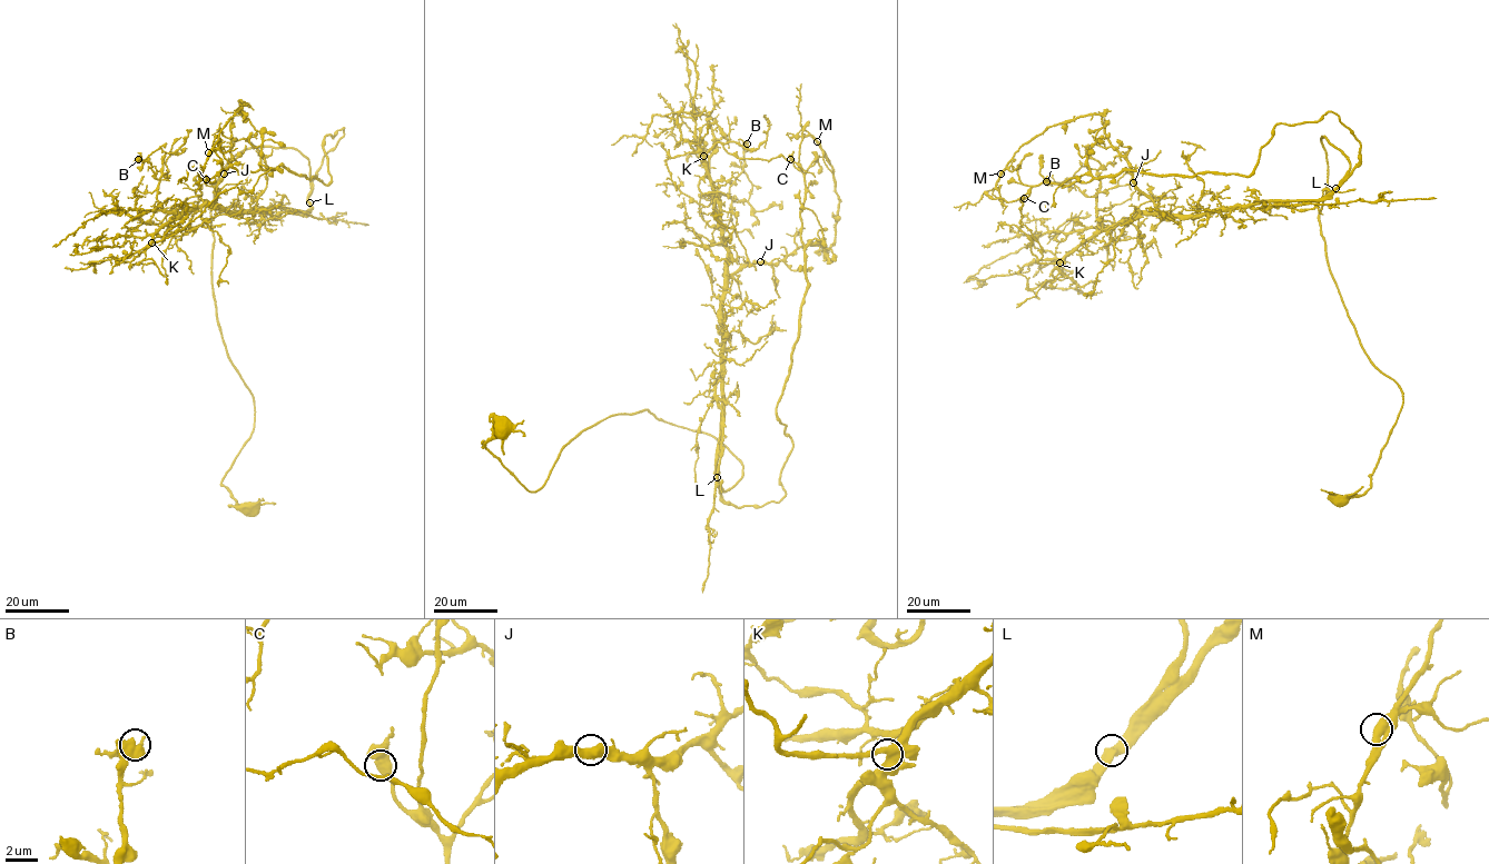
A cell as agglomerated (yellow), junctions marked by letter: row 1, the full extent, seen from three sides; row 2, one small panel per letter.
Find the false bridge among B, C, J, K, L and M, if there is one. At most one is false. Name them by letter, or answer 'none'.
none

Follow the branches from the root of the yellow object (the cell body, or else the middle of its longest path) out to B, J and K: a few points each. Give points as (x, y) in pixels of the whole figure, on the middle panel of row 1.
B: (503, 428), (483, 446), (531, 492), (646, 409), (740, 479), (715, 482), (713, 197), (747, 144)
J: (503, 428), (483, 446), (535, 493), (582, 430), (649, 410), (731, 450), (727, 490), (725, 287), (760, 261)
K: (503, 428), (483, 446), (531, 492), (646, 409), (740, 479), (715, 482), (703, 156)

